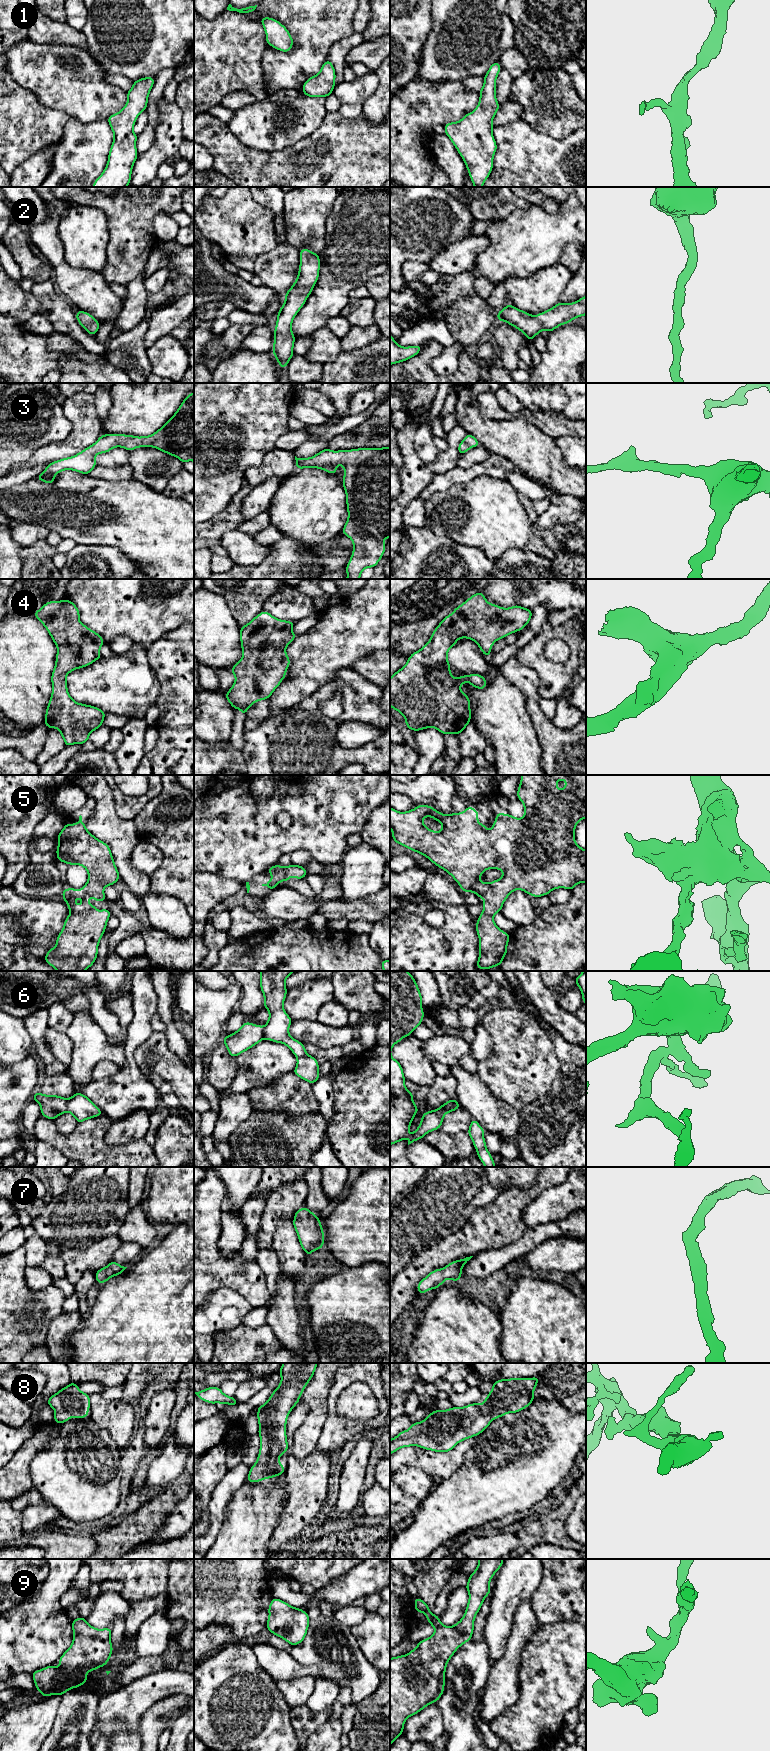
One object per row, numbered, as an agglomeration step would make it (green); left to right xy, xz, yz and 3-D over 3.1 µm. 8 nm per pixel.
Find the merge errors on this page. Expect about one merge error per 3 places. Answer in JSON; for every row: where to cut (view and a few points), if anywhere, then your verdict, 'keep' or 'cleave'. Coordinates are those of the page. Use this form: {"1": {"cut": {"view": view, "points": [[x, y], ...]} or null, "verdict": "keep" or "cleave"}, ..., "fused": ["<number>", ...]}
{"1": {"cut": null, "verdict": "keep"}, "2": {"cut": null, "verdict": "keep"}, "3": {"cut": null, "verdict": "keep"}, "4": {"cut": null, "verdict": "keep"}, "5": {"cut": null, "verdict": "keep"}, "6": {"cut": {"view": "xy", "points": [[68, 1100], [66, 1111]]}, "verdict": "cleave"}, "7": {"cut": null, "verdict": "keep"}, "8": {"cut": null, "verdict": "keep"}, "9": {"cut": null, "verdict": "keep"}, "fused": ["6"]}

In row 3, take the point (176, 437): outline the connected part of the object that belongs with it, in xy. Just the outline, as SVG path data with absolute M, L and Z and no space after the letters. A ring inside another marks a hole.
M194 392L181 403L175 414L155 433L137 437L124 434L105 434L91 446L78 454L54 461L36 479L53 483L55 475L63 470L74 470L90 474L95 466L95 456L111 451L114 447L125 448L129 452L138 447L153 447L177 457L181 462L194 462Z

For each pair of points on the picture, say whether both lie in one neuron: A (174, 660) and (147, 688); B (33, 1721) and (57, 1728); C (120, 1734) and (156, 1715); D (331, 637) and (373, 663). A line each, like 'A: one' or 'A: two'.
A: two
B: two
C: two
D: two

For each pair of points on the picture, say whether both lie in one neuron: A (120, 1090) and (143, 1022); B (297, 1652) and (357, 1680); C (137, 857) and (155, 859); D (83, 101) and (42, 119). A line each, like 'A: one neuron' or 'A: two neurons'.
A: one neuron
B: one neuron
C: one neuron
D: two neurons

